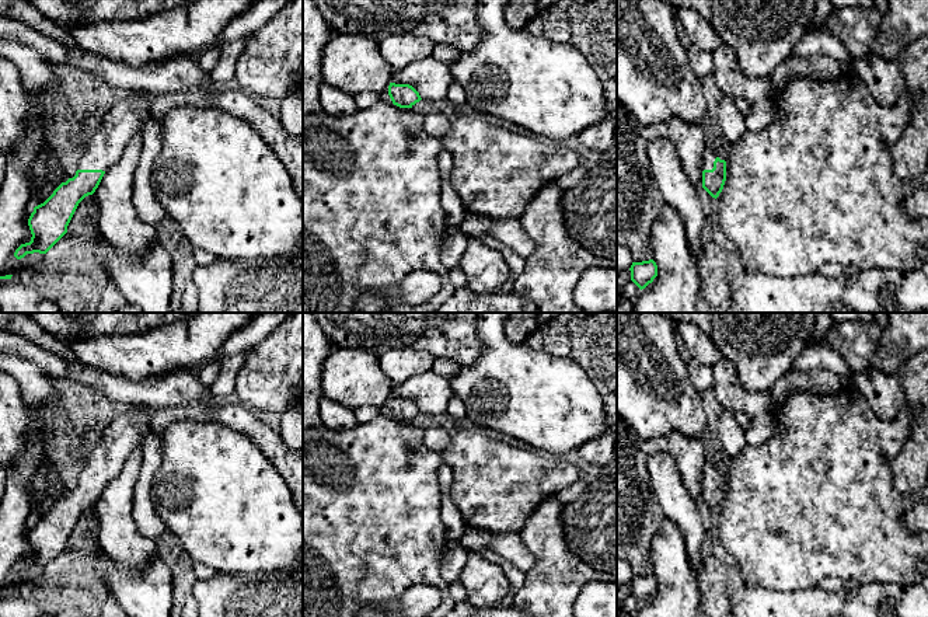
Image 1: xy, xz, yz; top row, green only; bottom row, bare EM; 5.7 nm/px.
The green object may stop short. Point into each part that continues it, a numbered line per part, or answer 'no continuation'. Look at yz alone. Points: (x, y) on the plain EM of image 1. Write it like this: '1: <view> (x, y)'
1: yz (708, 470)

